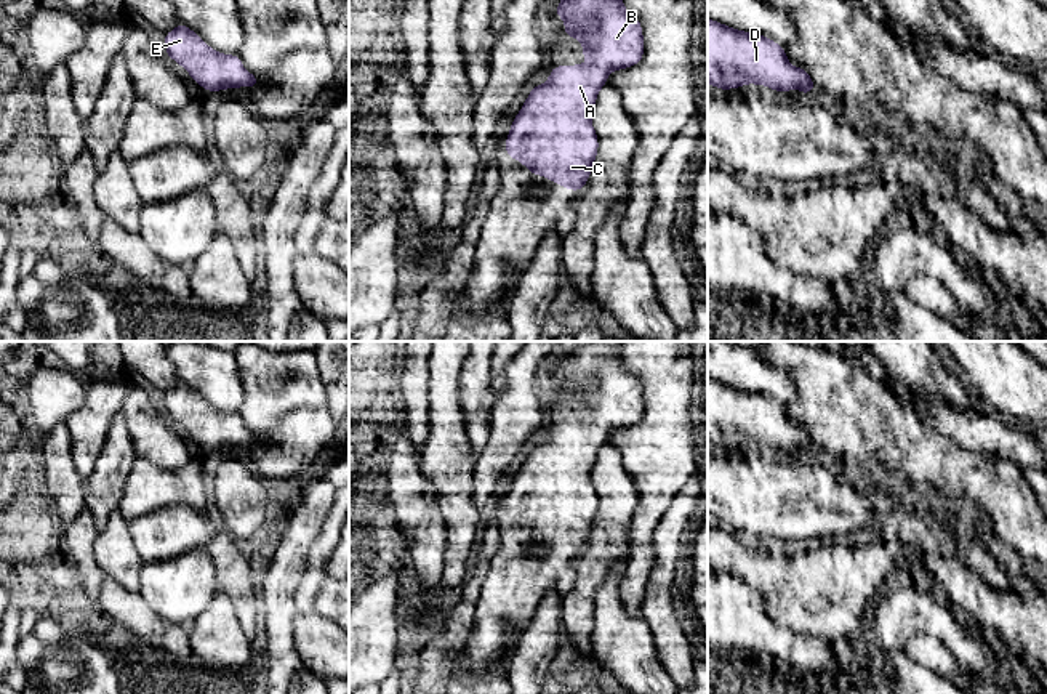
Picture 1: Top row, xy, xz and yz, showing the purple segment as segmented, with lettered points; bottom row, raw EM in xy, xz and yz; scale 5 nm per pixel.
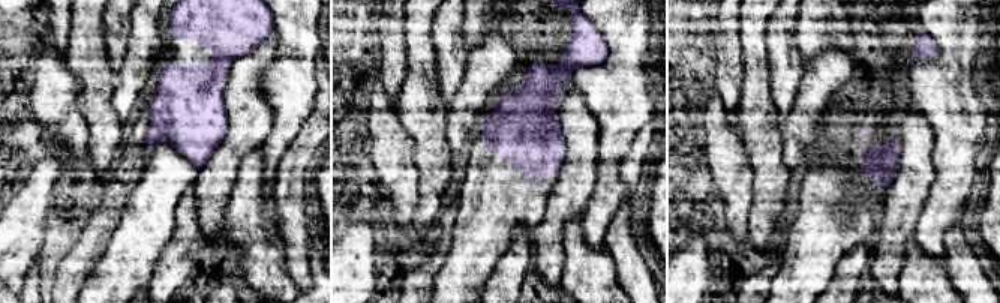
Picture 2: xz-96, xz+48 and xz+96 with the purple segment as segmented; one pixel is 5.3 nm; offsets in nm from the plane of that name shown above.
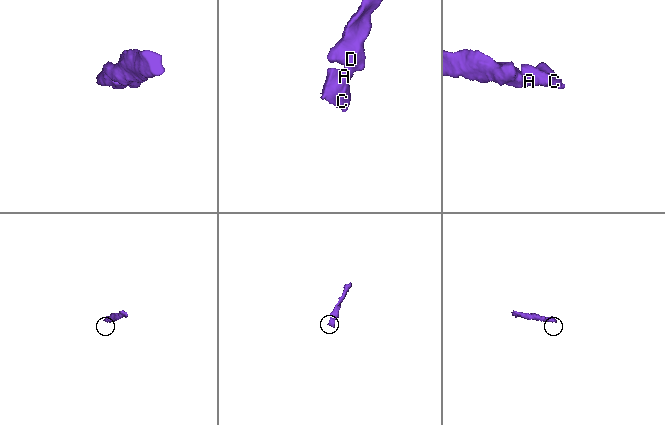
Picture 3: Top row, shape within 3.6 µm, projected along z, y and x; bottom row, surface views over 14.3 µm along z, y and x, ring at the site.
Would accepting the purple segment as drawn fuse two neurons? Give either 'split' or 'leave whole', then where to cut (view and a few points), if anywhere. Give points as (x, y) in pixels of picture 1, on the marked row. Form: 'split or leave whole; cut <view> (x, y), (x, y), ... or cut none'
leave whole; cut none

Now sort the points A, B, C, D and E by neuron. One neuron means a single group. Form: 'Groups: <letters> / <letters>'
Groups: A B C D E

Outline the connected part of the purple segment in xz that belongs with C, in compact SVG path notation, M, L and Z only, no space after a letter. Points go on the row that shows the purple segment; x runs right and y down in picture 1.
M560 0L554 13L567 22L562 35L580 38L581 53L591 64L554 66L549 80L532 88L504 138L504 154L517 159L532 175L583 191L599 149L591 122L599 90L612 71L632 67L644 59L644 35L640 21L624 10L623 0Z

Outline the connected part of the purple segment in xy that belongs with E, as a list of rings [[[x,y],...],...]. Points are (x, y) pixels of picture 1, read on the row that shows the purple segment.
[[[183,22],[165,34],[166,56],[183,66],[189,75],[207,91],[258,85],[259,75],[243,69],[235,54],[223,54],[210,48],[194,30]]]

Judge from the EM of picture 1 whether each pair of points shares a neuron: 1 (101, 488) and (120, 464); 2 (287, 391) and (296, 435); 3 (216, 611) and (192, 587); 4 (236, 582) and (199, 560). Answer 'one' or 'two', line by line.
1: one
2: two
3: two
4: two

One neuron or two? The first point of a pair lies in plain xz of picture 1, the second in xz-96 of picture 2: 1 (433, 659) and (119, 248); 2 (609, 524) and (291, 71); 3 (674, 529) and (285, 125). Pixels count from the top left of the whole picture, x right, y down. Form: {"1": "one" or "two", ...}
{"1": "two", "2": "two", "3": "two"}

